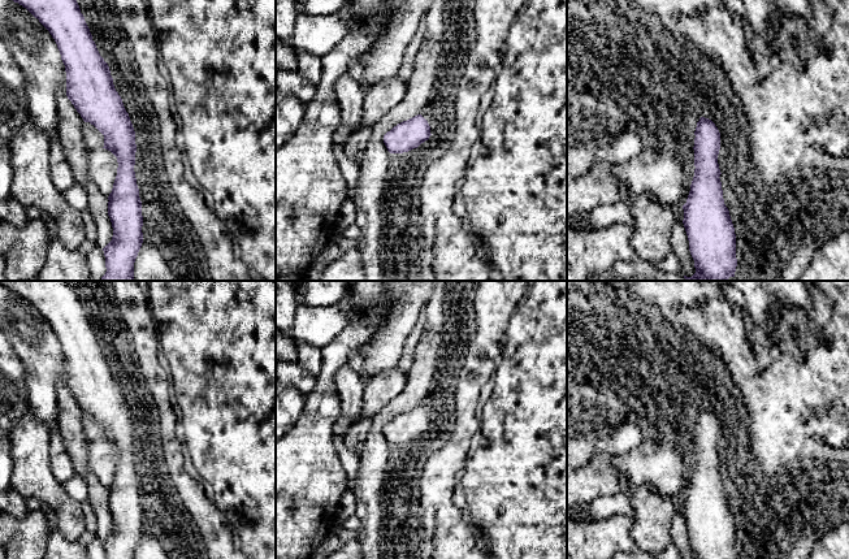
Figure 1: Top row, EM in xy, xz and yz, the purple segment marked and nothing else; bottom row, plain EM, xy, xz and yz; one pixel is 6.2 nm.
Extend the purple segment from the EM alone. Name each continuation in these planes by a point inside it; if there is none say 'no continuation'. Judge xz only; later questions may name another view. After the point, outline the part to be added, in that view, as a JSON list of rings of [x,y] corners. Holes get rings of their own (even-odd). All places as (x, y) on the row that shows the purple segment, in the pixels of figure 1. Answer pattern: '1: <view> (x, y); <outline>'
no continuation

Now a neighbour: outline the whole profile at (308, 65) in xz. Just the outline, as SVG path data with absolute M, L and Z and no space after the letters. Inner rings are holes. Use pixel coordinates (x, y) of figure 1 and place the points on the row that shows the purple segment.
M300 51L294 52L298 58L298 72L303 74L312 86L316 86L322 75L321 57Z

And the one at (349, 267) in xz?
M359 251L345 252L330 263L320 281L365 281Z

